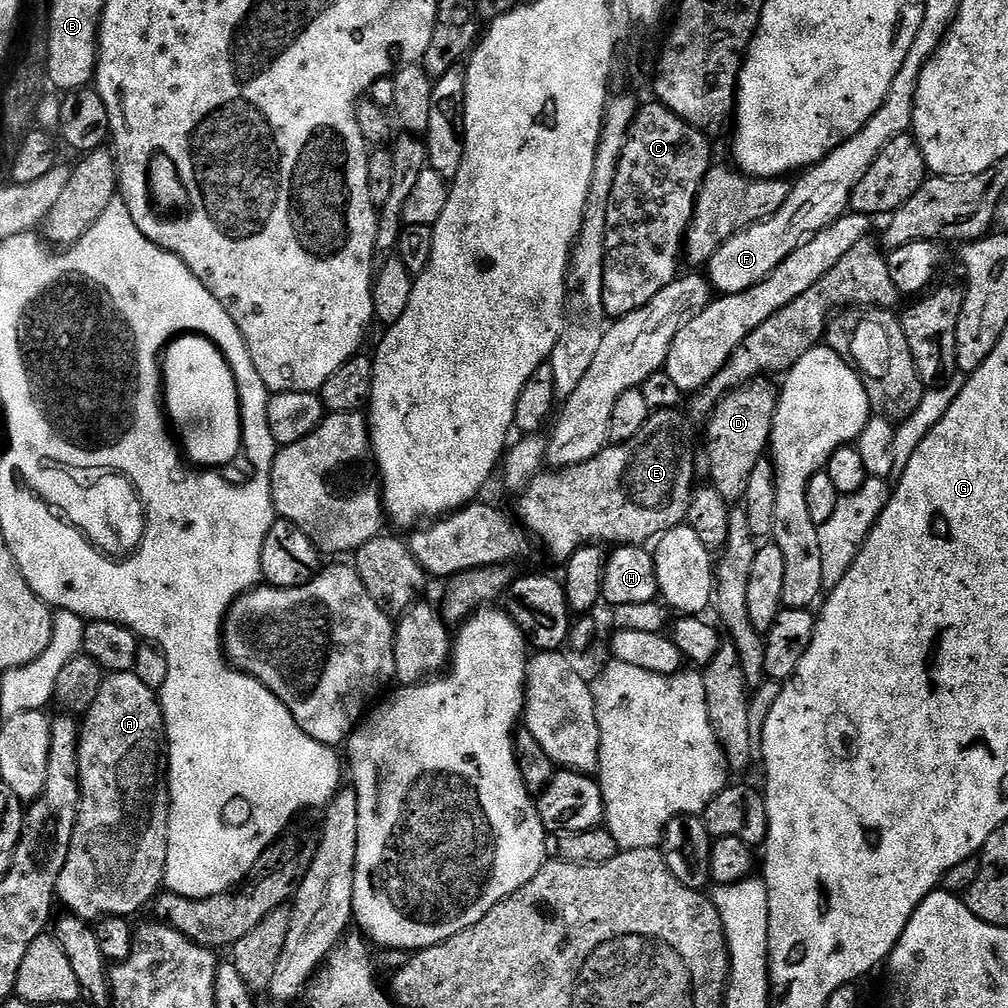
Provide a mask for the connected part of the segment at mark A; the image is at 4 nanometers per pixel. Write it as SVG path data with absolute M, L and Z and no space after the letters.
M135 671L109 672L102 682L102 690L98 690L98 698L83 713L80 724L80 745L78 746L78 766L80 767L80 809L74 826L74 834L70 842L70 854L66 866L62 866L62 874L58 878L56 895L59 903L65 904L67 911L83 920L95 922L105 916L135 917L139 908L144 908L155 901L161 891L166 870L166 854L168 853L168 754L164 735L164 711L160 708L160 697L157 689L151 688Z

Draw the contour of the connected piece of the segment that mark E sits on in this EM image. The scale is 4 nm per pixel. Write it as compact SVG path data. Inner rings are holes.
M678 410L653 411L642 430L626 443L610 444L586 463L537 474L528 487L521 491L516 516L559 562L568 561L578 549L591 543L644 546L687 521L698 482L697 468L693 420Z

